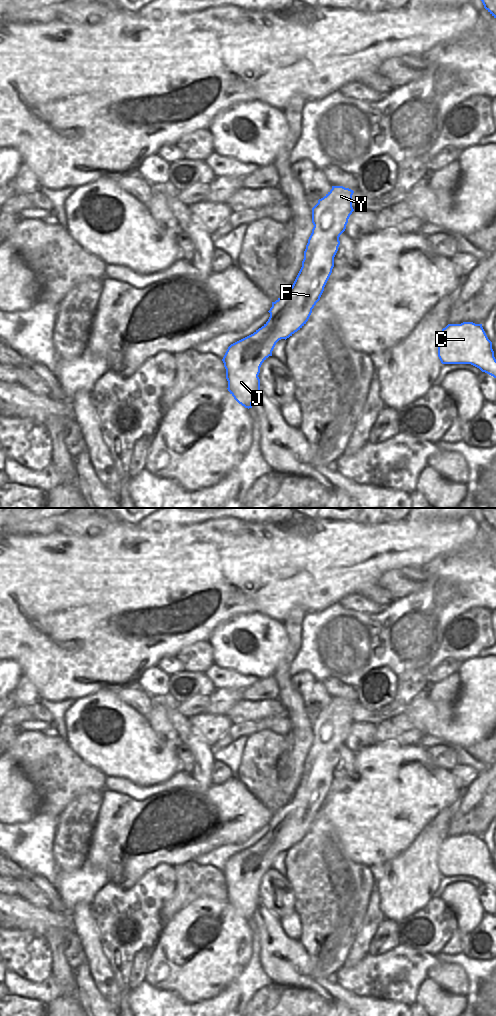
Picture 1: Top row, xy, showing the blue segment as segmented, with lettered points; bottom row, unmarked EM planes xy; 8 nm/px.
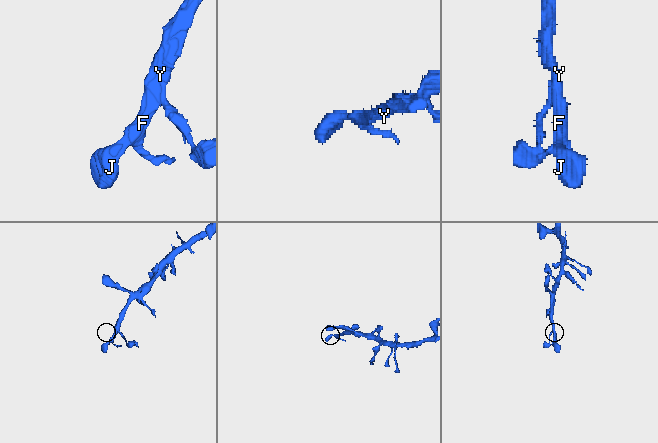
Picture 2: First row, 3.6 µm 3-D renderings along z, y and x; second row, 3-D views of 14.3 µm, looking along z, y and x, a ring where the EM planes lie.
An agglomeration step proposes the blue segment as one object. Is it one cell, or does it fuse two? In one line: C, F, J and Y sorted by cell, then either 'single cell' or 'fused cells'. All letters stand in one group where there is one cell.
C F J Y; single cell

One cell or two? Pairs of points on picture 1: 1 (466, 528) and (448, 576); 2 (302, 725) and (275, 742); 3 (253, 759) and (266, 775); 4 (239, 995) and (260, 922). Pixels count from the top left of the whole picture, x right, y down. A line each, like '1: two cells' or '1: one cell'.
1: two cells
2: two cells
3: one cell
4: two cells

